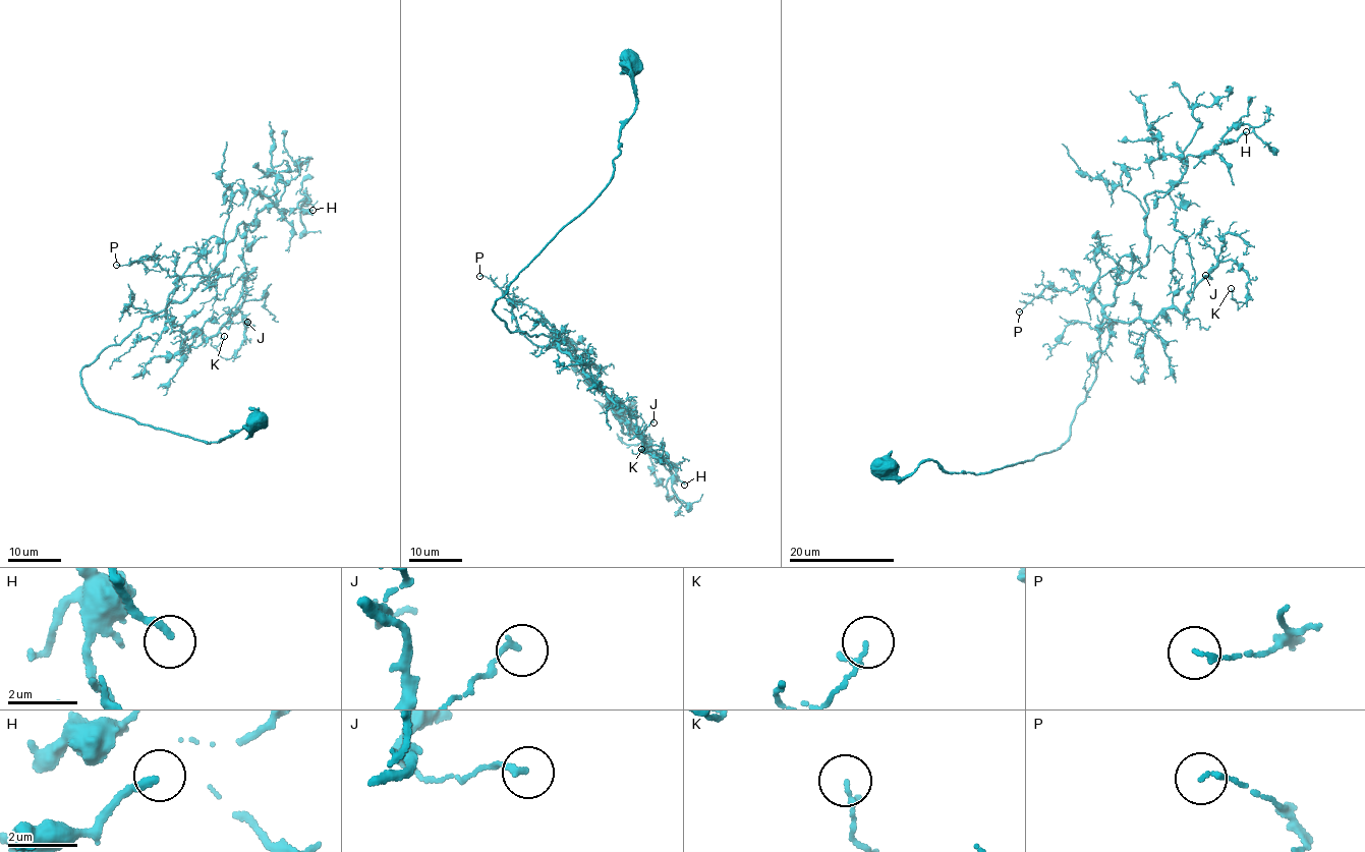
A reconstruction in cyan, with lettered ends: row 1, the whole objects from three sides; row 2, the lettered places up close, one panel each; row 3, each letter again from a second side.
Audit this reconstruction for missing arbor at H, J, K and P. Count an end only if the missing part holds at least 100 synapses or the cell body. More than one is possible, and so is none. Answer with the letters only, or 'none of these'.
none of these

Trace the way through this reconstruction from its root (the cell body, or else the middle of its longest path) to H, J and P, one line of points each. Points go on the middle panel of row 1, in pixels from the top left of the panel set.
H: (630, 62), (635, 109), (614, 176), (493, 307), (513, 332), (573, 349), (624, 433), (684, 485)
J: (630, 62), (635, 109), (614, 176), (493, 307), (513, 332), (552, 337), (636, 432), (653, 422)
P: (630, 62), (635, 109), (620, 130), (614, 176), (493, 307), (513, 332), (554, 339), (539, 313), (479, 276)

